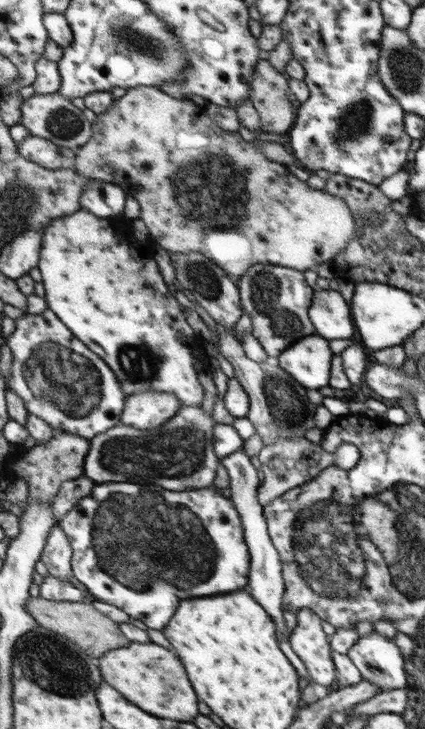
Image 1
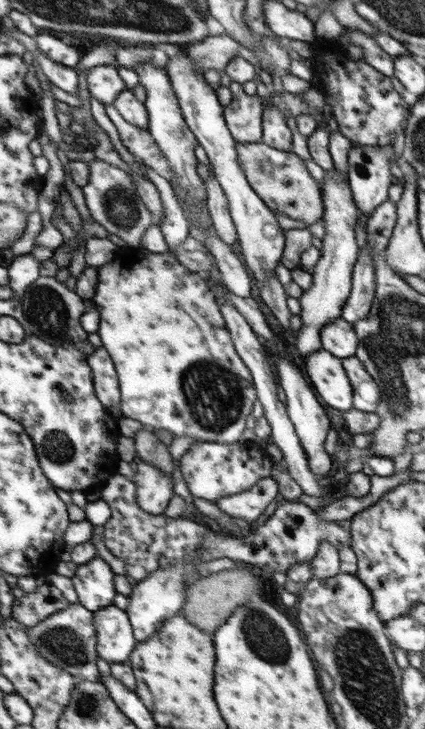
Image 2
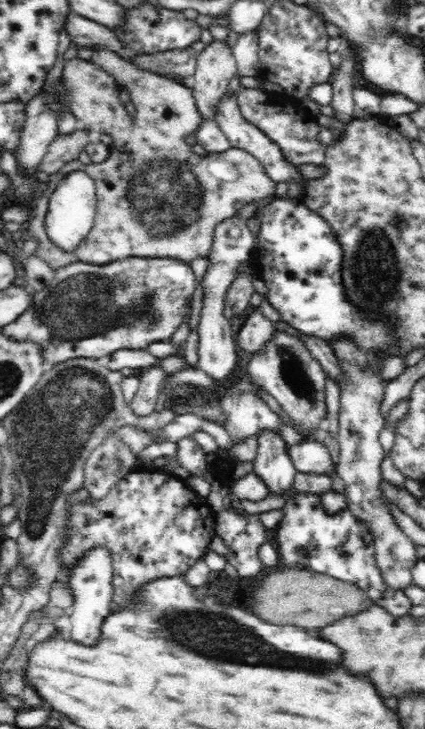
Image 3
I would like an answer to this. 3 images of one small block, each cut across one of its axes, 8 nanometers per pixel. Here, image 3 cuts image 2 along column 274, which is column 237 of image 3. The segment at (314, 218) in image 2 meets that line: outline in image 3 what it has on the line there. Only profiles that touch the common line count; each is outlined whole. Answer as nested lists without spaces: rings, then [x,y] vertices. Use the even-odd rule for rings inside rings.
[[[70,59],[64,63],[64,74],[61,82],[66,89],[66,104],[72,114],[80,122],[81,128],[98,128],[102,134],[110,134],[114,138],[114,146],[110,150],[110,158],[104,162],[83,164],[78,159],[72,159],[63,167],[50,176],[50,182],[42,196],[34,206],[34,218],[30,220],[30,236],[38,240],[40,248],[36,254],[46,260],[52,268],[62,268],[72,262],[80,261],[92,265],[104,265],[115,260],[124,258],[174,258],[180,259],[185,263],[190,263],[194,259],[208,258],[209,251],[214,244],[214,232],[216,226],[234,218],[238,210],[254,202],[258,204],[265,198],[277,198],[277,182],[272,181],[262,166],[262,163],[247,150],[238,147],[230,147],[221,153],[212,153],[211,155],[200,156],[192,154],[190,146],[184,142],[186,128],[190,126],[192,134],[198,114],[192,110],[190,114],[180,114],[186,112],[186,104],[196,104],[194,95],[187,84],[176,82],[176,80],[164,78],[154,73],[150,74],[132,74],[132,90],[129,90],[130,98],[136,114],[134,118],[124,109],[116,91],[116,81],[114,77],[106,73],[104,69],[90,63],[90,60]],[[124,170],[134,170],[137,172],[136,178],[130,184],[130,178],[126,182]],[[72,171],[84,171],[92,180],[96,189],[97,210],[93,228],[90,233],[80,242],[80,245],[74,251],[64,251],[54,245],[48,237],[46,230],[46,214],[50,208],[49,198],[52,192],[56,190],[58,183]]]

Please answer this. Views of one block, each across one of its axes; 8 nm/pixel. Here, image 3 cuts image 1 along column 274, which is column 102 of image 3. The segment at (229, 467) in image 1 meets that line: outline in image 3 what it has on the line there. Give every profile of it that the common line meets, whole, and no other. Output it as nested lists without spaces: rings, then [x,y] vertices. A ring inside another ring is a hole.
[[[96,547],[88,551],[73,568],[69,584],[73,588],[74,600],[74,610],[70,616],[72,634],[76,634],[76,638],[96,638],[96,630],[100,622],[104,622],[104,614],[109,614],[108,604],[112,600],[110,551],[106,547]]]

